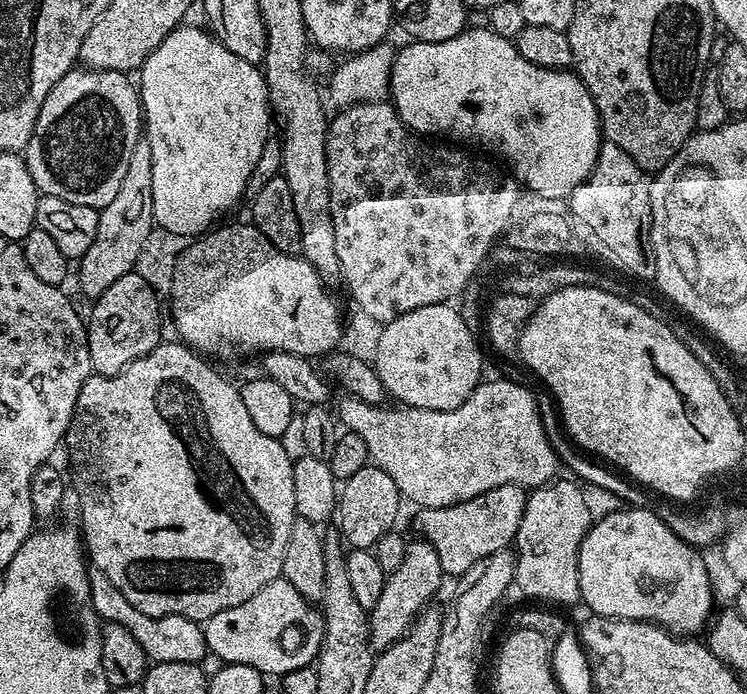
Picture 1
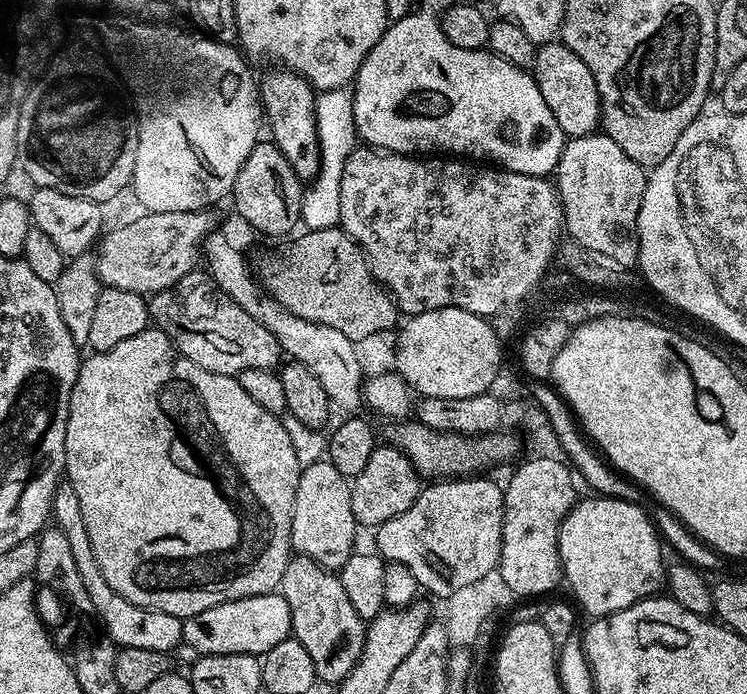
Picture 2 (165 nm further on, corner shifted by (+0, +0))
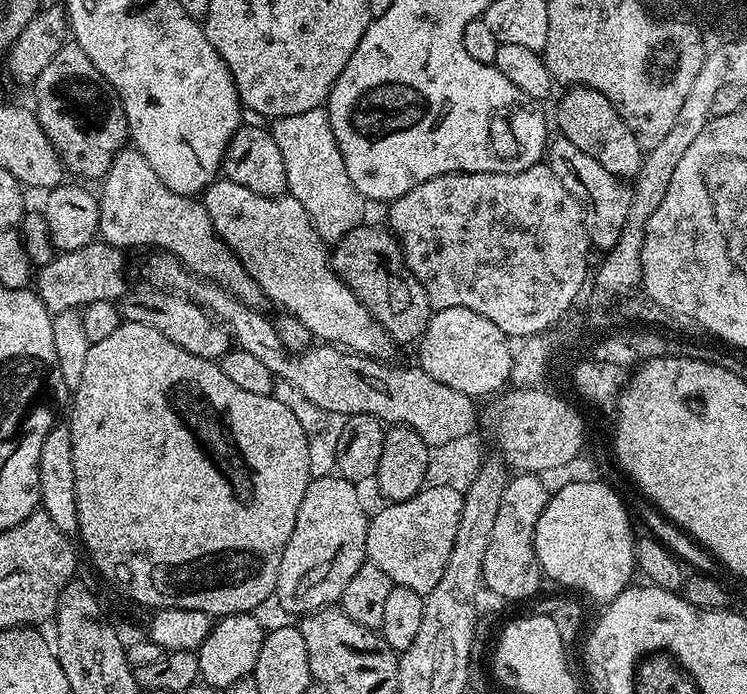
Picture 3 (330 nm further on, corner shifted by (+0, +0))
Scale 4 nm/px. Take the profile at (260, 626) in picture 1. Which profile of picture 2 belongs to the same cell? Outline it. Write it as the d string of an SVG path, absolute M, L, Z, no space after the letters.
M279 591L258 594L234 602L222 602L222 606L210 606L202 614L194 614L184 621L183 643L194 646L201 656L214 654L247 654L257 658L274 650L278 642L292 636L290 606Z

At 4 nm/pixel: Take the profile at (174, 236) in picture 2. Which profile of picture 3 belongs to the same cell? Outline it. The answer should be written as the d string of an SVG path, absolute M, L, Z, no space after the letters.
M95 240L78 250L57 253L50 263L39 267L34 288L49 312L56 315L69 308L81 309L92 302L114 302L128 290L123 274L125 253L112 244Z

